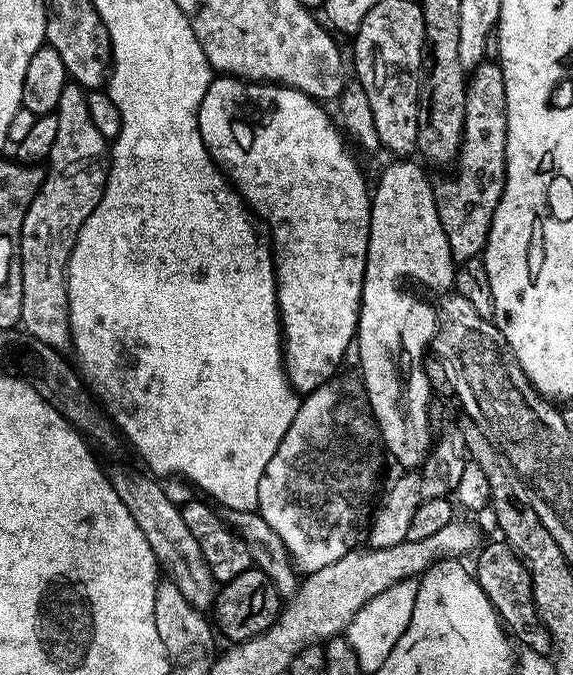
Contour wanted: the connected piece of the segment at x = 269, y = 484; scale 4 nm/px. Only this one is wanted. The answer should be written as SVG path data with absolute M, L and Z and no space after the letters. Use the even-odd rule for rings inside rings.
M340 379L329 380L300 400L300 409L298 414L294 414L294 422L288 424L286 438L282 438L278 450L274 450L274 458L270 458L262 482L258 482L260 516L266 518L278 538L282 538L300 574L322 570L322 566L338 562L338 558L350 551L352 535L380 480L379 456L380 452L382 456L382 448L361 381Z

